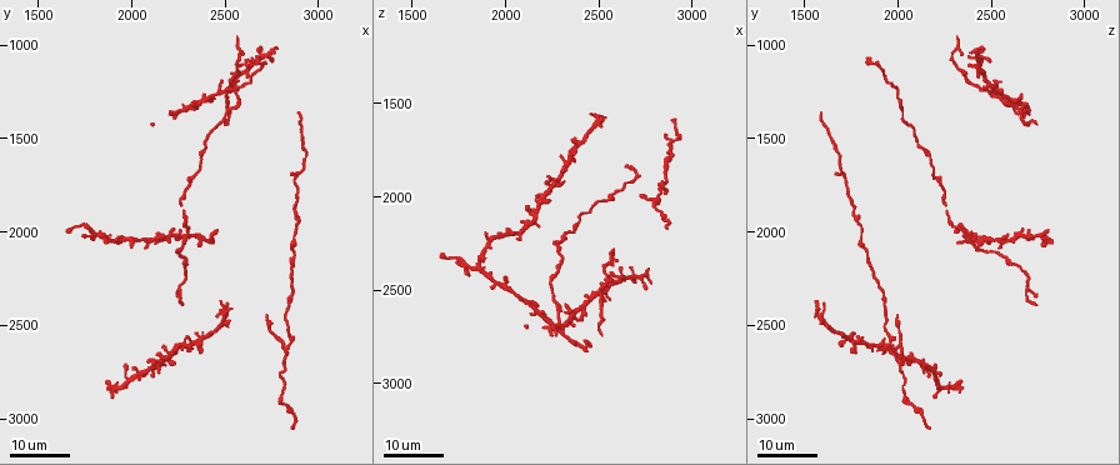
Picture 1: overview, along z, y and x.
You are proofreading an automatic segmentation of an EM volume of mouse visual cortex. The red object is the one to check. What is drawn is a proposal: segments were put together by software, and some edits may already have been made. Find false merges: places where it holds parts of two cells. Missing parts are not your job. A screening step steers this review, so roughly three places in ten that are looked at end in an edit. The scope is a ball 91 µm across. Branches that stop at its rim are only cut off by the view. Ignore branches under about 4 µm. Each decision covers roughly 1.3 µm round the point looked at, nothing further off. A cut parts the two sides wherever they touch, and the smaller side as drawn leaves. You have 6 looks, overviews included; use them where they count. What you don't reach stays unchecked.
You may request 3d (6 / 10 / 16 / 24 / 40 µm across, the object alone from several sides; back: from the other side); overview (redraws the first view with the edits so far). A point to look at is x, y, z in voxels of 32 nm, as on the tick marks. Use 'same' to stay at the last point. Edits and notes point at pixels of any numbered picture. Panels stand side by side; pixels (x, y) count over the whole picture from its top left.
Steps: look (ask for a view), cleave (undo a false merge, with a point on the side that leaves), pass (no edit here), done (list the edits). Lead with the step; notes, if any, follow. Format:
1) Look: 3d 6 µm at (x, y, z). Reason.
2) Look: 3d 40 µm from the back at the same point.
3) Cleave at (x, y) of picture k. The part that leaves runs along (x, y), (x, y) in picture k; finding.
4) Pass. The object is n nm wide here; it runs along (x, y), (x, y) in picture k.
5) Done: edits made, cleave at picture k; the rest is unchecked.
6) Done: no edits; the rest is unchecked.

Look: 3d 16 µm at (2920, 1680, 1680). Sudden change in width.

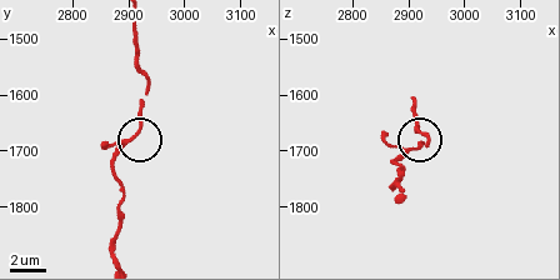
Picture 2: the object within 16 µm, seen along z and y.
Look: 3d 10 µm at (2910, 1670, 1700).

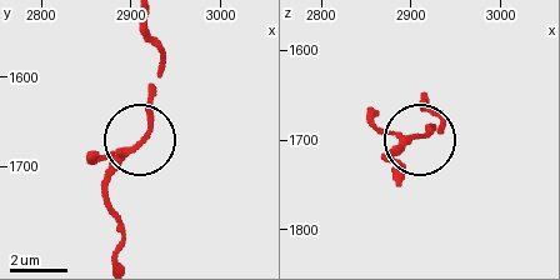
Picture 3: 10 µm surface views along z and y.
Pass. 3 arms meet here; it runs along (423, 95), (445, 124), (383, 156) in picture 3; all the same cell.

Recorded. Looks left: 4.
Look: 3d 16 µm at (2820, 2700, 2020). Side arm on a straight run.

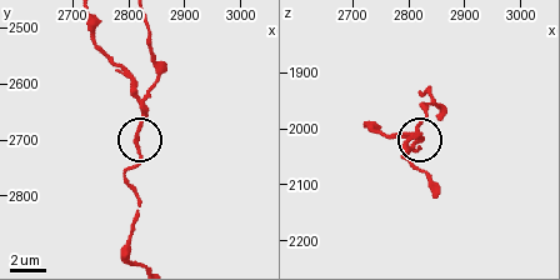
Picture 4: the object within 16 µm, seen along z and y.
Look: 3d 10 µm at the same point. Closer look.

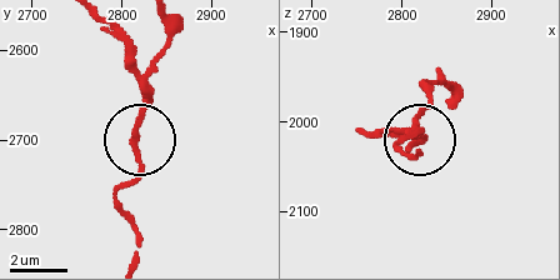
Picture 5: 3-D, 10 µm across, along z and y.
Cleave at (426, 140) of picture 5. 3 arms meet here; a second cell is stuck on.

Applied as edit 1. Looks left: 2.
Done: edits made, cleave at picture 5; the rest is unchecked.

